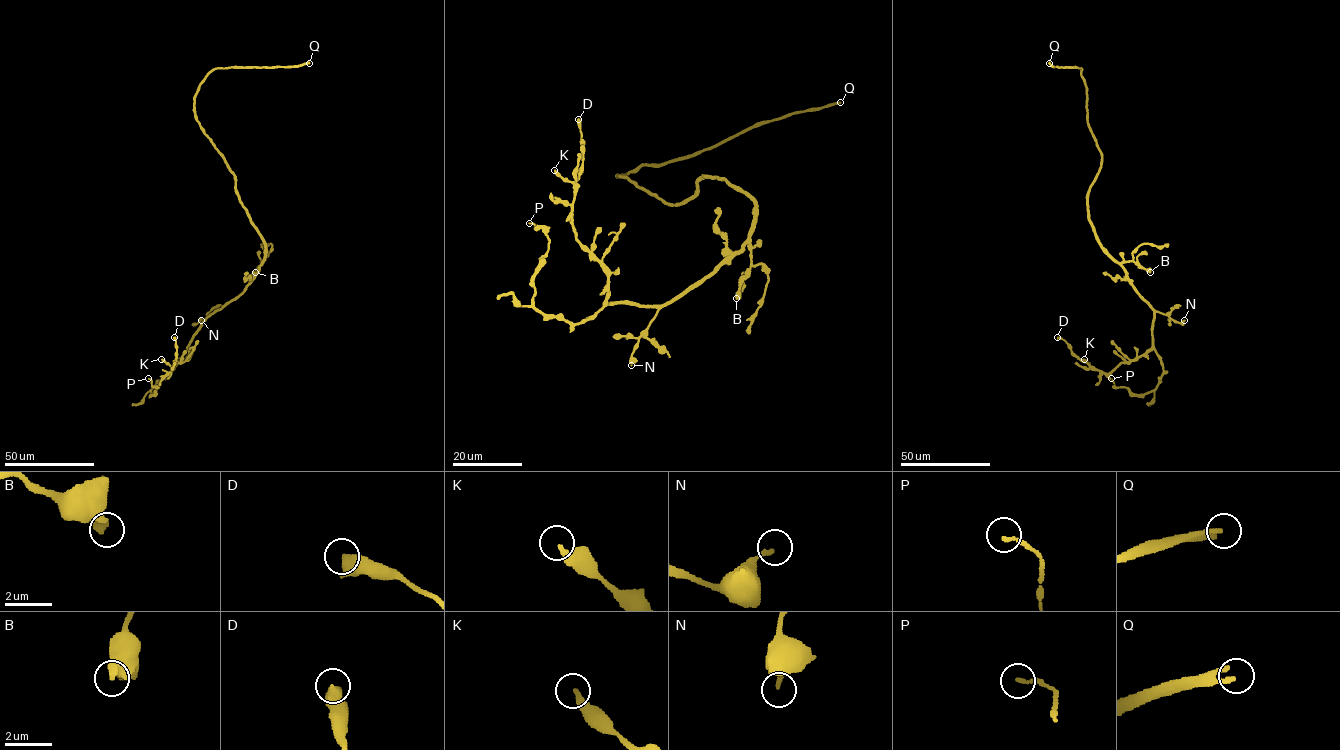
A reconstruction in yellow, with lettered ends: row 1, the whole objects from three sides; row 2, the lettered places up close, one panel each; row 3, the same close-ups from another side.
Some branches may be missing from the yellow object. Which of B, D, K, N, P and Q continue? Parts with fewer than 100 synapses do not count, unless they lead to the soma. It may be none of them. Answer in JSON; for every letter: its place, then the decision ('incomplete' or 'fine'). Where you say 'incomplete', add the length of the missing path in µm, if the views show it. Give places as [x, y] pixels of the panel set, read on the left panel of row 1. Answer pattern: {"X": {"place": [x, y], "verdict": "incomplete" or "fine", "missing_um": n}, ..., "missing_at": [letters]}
{"B": {"place": [255, 272], "verdict": "fine"}, "D": {"place": [174, 337], "verdict": "fine"}, "K": {"place": [161, 359], "verdict": "fine"}, "N": {"place": [201, 320], "verdict": "fine"}, "P": {"place": [148, 378], "verdict": "fine"}, "Q": {"place": [309, 63], "verdict": "incomplete", "missing_um": 300}, "missing_at": ["Q"]}

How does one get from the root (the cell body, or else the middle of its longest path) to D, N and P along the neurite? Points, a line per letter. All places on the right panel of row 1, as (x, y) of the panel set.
D: (1093, 227), (1100, 246), (1154, 310), (1152, 347), (1104, 373), (1081, 361), (1057, 337)
N: (1093, 227), (1100, 246), (1122, 267), (1134, 289), (1149, 304), (1179, 323), (1184, 320)
P: (1093, 227), (1100, 246), (1154, 310), (1153, 347), (1163, 370), (1157, 386), (1144, 394), (1114, 387), (1111, 378)

